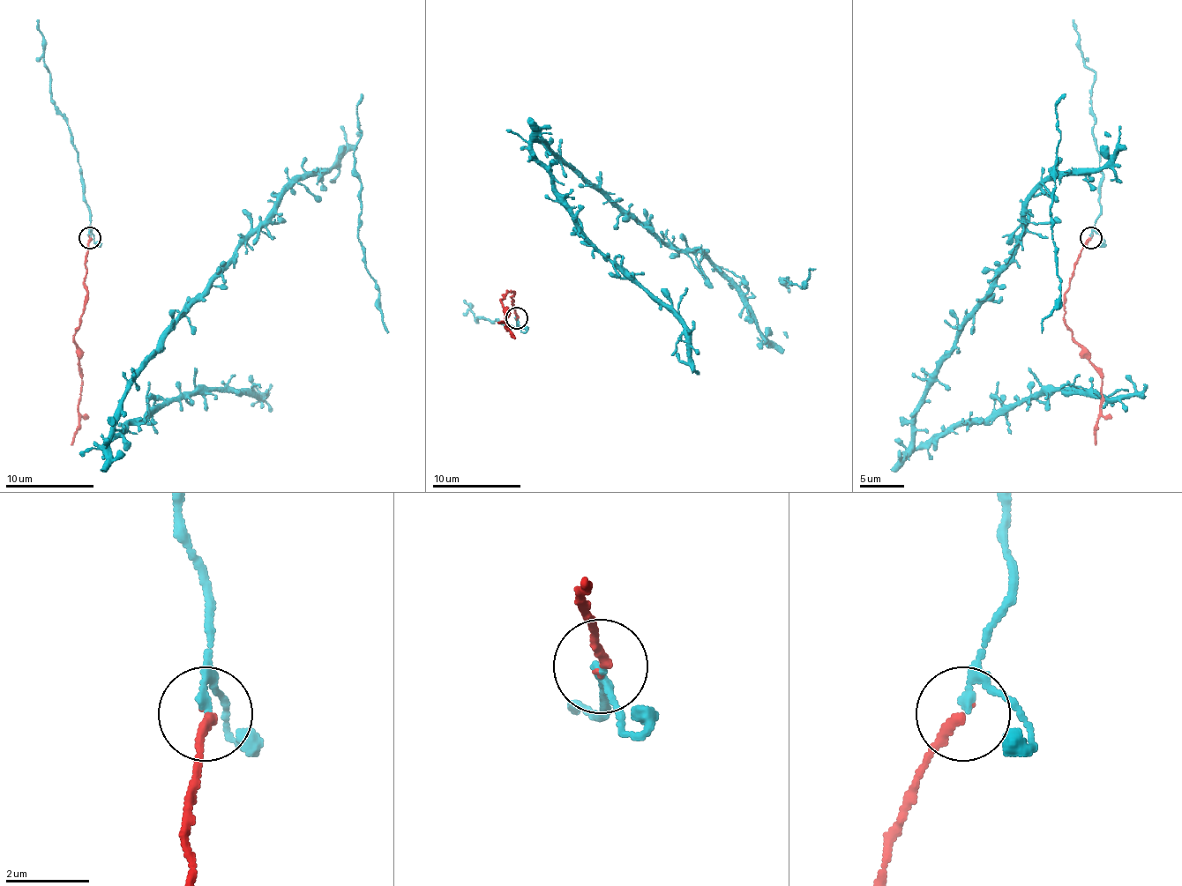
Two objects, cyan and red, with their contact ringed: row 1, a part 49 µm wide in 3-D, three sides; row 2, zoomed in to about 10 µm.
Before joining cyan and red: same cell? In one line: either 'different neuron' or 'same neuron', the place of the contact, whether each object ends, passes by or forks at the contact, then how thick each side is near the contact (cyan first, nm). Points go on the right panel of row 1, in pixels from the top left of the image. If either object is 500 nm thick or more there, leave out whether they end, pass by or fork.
same neuron; at (1090, 238); cyan passes by; red ends there; 140 nm thick on the cyan side, 240 nm on the other

